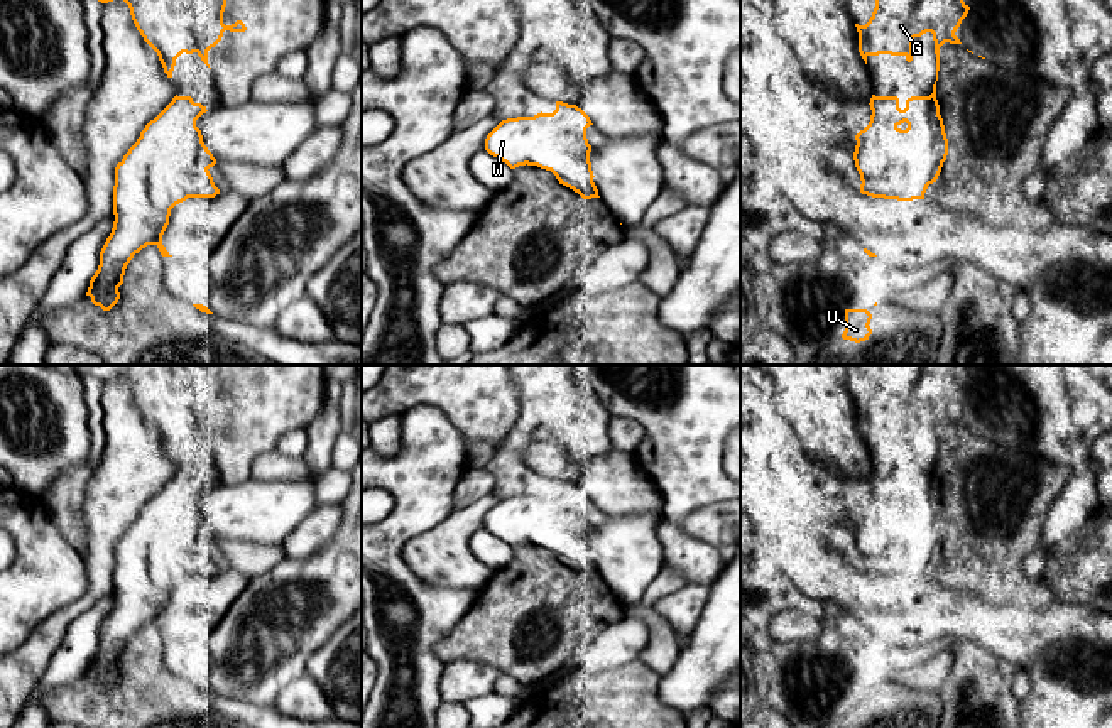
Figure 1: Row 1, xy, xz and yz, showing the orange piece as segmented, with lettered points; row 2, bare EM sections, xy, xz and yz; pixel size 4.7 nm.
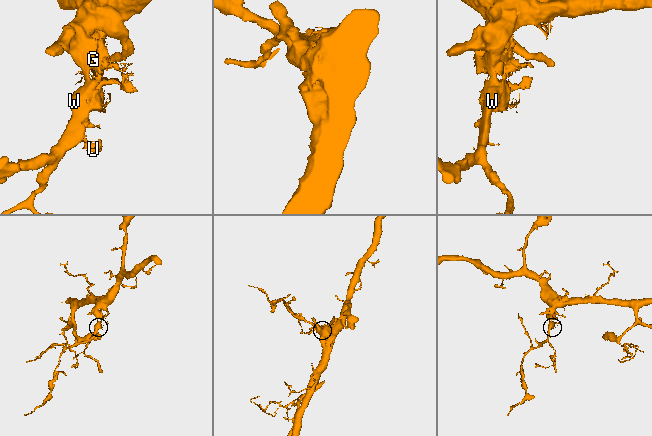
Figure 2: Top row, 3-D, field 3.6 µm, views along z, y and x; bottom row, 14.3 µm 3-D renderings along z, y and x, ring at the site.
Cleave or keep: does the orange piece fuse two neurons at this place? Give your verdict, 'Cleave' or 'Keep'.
Keep

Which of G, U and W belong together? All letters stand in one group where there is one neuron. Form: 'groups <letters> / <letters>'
groups G U W

